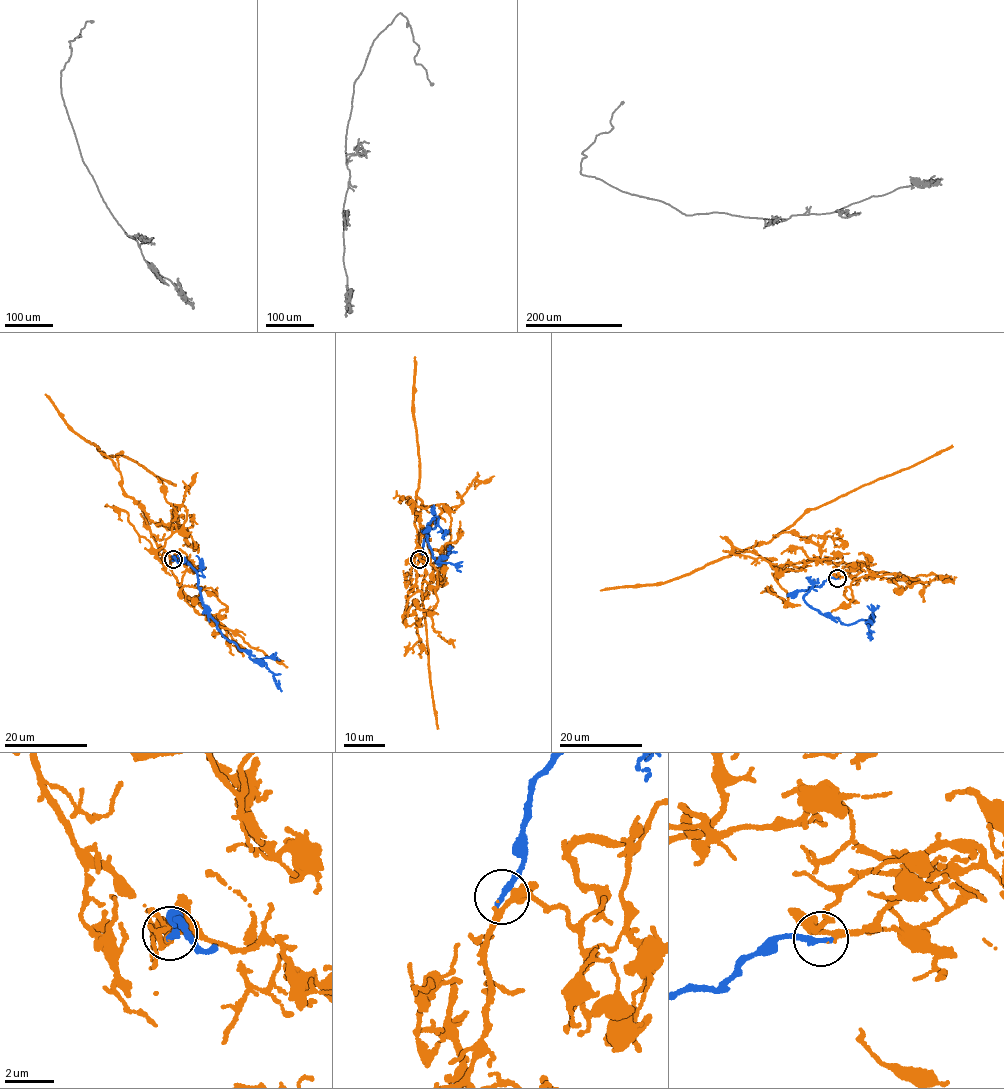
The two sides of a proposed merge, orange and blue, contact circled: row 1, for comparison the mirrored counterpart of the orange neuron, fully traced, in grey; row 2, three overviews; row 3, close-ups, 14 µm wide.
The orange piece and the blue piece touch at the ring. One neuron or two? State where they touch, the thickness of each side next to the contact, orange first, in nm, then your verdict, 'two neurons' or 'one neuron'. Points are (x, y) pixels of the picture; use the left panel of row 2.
at (173, 559); 360 nm thick on the orange side, 280 nm on the other; one neuron

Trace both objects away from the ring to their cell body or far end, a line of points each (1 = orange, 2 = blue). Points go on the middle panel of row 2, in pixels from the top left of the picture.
1: (418, 560), (412, 590), (410, 573), (421, 530), (415, 513), (422, 502), (416, 498), (438, 728)
2: (418, 559), (429, 528), (437, 524), (436, 516), (427, 525), (426, 536), (435, 561), (451, 552), (450, 546)

